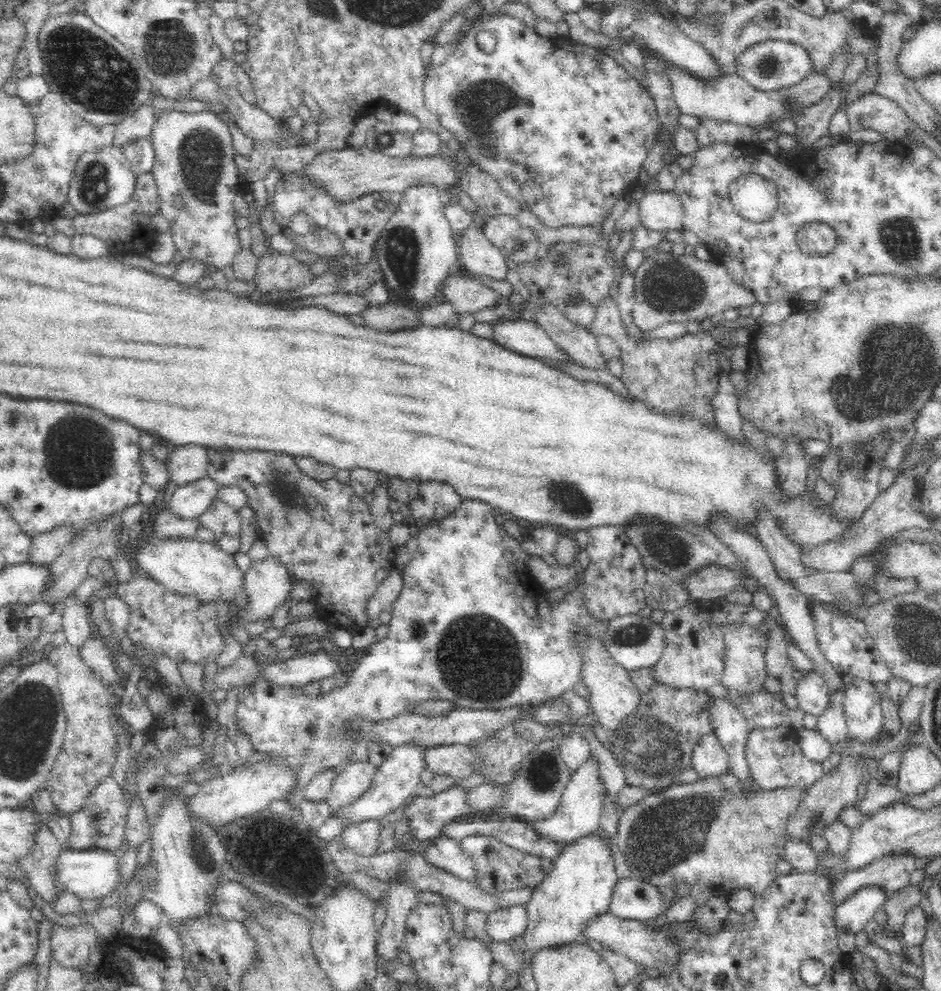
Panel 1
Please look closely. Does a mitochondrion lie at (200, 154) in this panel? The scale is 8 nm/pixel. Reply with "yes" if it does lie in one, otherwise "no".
yes

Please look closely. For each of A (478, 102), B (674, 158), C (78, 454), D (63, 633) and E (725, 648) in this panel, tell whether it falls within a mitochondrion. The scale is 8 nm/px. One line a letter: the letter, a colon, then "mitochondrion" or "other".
A: mitochondrion
B: other
C: mitochondrion
D: other
E: other

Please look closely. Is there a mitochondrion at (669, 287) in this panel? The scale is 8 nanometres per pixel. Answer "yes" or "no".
yes

